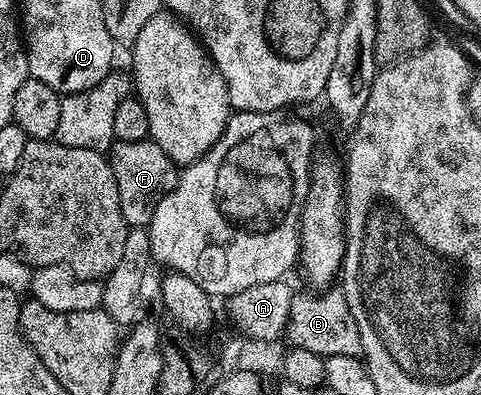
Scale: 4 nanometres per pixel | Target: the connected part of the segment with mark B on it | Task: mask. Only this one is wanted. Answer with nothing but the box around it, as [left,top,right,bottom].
[286,289,362,359]

